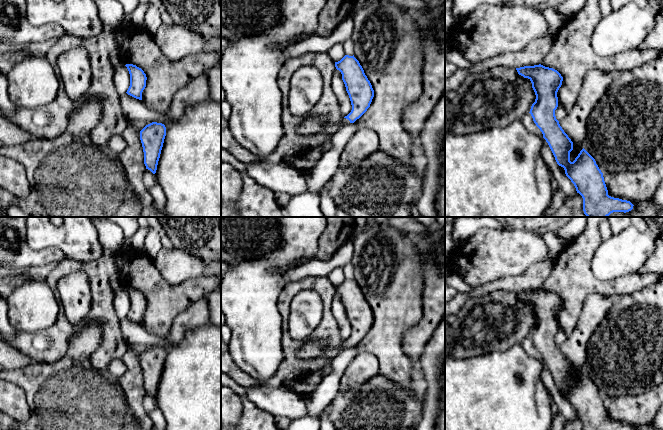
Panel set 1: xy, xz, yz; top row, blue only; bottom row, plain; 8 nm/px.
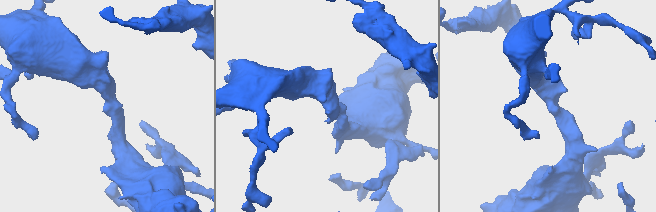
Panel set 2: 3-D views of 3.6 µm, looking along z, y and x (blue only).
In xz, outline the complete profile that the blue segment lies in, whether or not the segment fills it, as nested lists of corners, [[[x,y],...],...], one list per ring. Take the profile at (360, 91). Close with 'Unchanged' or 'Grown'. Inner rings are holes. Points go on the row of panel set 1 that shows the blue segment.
[[[345,55],[340,61],[335,62],[335,67],[342,74],[352,105],[351,112],[341,122],[341,125],[345,126],[354,123],[367,111],[374,97],[374,90],[354,55]]]. Grown

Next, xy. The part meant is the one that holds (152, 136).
[[[152,122],[140,131],[140,140],[144,152],[146,169],[156,173],[158,161],[166,136],[166,127],[162,123]]]. Unchanged

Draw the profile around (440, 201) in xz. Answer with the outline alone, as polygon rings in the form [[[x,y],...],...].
[[[445,145],[441,154],[440,185],[436,199],[437,217],[445,217]]]

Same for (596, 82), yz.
[[[599,70],[588,72],[575,105],[563,119],[559,120],[560,126],[573,142],[573,150],[570,152],[571,162],[584,148],[586,124],[592,109],[612,83],[616,74]]]

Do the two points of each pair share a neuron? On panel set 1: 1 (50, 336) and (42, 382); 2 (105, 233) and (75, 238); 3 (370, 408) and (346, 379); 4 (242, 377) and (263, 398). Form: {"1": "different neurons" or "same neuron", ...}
{"1": "different neurons", "2": "different neurons", "3": "different neurons", "4": "different neurons"}

